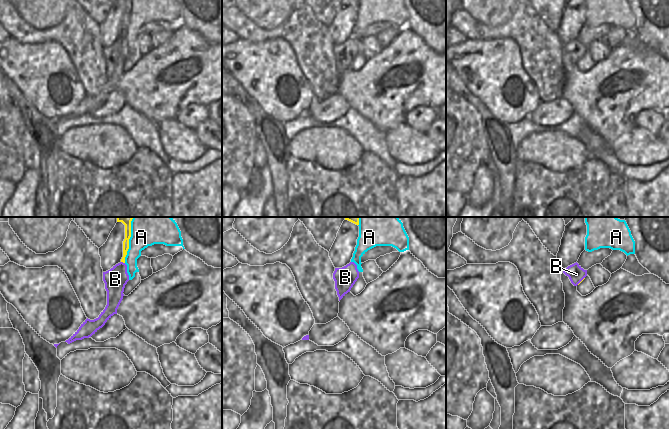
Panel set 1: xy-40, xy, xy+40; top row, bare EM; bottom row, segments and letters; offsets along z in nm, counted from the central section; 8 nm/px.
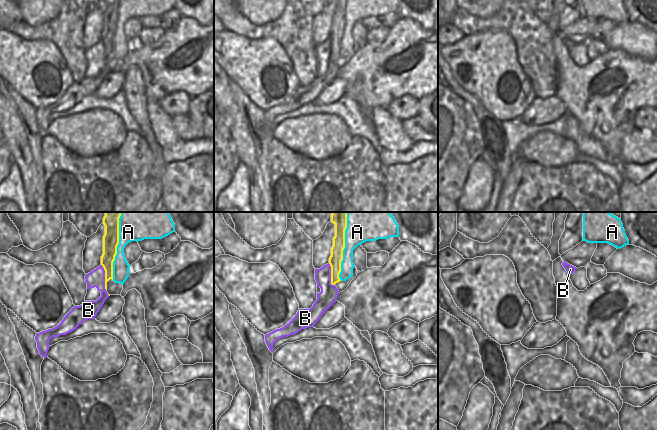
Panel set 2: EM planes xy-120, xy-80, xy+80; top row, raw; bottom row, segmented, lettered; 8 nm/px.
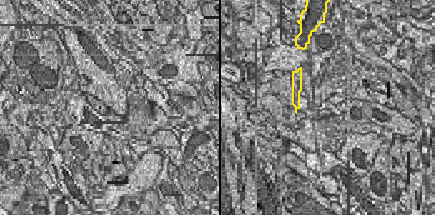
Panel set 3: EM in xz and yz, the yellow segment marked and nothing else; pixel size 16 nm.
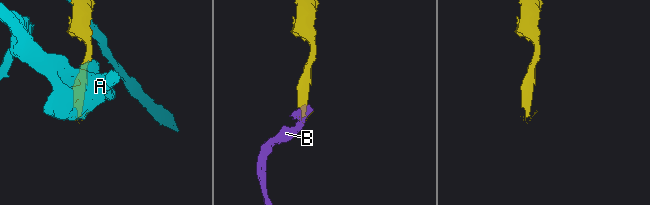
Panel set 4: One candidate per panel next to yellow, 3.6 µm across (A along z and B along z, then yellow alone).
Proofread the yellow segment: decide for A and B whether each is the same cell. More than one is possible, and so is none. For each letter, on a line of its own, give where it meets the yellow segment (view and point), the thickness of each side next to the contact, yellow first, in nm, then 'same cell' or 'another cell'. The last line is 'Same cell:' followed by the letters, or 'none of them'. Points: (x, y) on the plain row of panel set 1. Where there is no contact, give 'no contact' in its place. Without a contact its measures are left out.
A: xy-40 (128, 19) | 50/190 nm | another cell
B: xy-40 (123, 38) | 50/190 nm | same cell
Same cell: B

